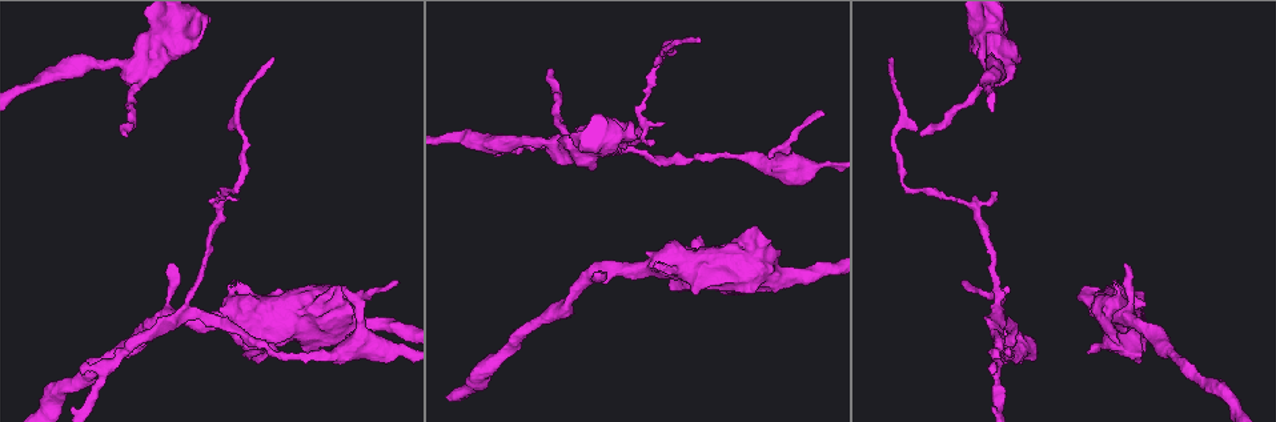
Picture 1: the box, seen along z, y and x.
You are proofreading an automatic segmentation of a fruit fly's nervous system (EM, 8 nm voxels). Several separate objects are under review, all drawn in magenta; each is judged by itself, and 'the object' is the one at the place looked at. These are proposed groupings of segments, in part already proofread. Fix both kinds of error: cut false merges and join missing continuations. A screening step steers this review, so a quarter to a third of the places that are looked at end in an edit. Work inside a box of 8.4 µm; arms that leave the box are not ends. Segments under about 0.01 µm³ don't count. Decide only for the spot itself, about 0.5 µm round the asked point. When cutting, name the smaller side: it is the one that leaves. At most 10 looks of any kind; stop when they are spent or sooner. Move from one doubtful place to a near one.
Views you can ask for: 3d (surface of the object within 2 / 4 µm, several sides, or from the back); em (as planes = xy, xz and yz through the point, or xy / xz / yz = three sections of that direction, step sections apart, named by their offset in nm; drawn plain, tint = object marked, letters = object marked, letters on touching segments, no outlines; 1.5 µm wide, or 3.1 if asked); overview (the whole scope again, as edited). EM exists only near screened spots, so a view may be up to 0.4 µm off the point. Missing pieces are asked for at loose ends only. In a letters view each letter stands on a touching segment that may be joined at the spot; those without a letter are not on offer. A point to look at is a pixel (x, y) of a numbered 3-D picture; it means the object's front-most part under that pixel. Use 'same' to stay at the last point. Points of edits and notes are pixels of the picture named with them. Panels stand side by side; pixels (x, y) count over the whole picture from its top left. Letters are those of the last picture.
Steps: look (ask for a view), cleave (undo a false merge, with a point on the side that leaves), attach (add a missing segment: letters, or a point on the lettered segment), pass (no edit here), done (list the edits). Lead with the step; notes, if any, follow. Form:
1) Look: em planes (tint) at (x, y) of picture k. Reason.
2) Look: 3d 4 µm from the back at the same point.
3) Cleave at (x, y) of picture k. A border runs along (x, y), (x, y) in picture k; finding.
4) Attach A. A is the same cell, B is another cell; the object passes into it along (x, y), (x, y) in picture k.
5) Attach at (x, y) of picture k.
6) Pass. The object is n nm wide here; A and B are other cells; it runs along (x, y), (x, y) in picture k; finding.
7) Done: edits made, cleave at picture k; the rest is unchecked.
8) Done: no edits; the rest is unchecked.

Look: em planes (tint) at (217, 201) of picture 1. Narrows sharply.

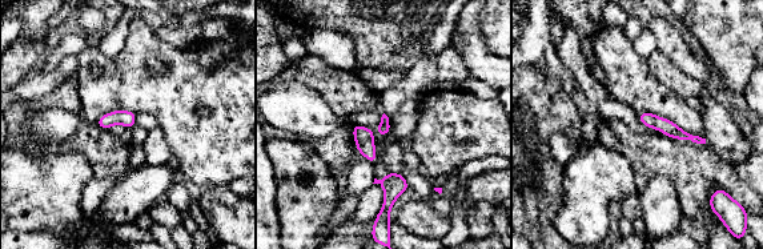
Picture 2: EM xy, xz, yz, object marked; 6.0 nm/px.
Look: em planes (letters) at the same point.

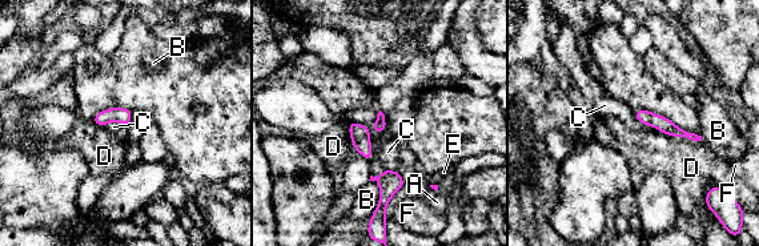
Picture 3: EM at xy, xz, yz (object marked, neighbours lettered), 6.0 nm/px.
Pass. The object is 90 nm wide here; A, B, C, D, E and F are other cells; all the same neuron.

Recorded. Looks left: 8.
Look: em planes (letters) at (1086, 352) of picture 1. Stops while still wide.

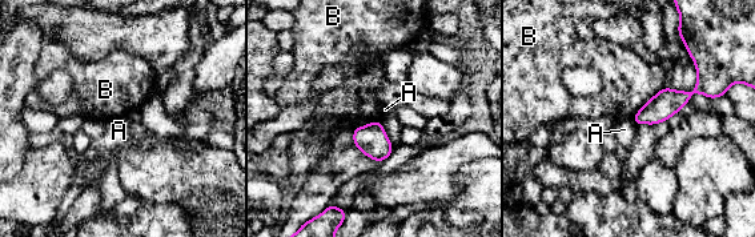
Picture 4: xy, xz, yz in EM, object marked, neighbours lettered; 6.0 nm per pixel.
Pass. A and B are other cells; a border runs along (631, 117), (635, 125) in picture 4; none of them fits.

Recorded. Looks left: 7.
Look: em planes (letters) at (192, 310) of picture 1. Branch point.

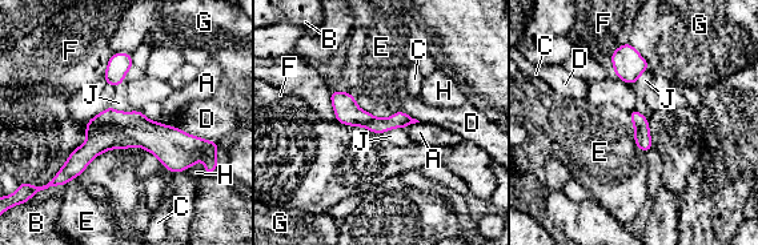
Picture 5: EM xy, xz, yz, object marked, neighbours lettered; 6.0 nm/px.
Pass. The object is 100 nm wide here; A, B, C, D, E, F, G, H and J are other cells; a border runs along (111, 107), (119, 111), (136, 111) in picture 5; one neuron here.

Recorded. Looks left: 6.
Look: 3d 2 µm at (989, 369) of picture 1. Free end.

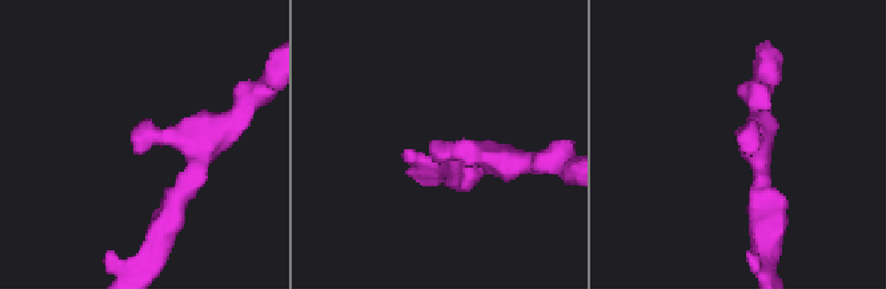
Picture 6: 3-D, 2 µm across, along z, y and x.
Look: em planes (letters) at (437, 142) of picture 6. The arms are 180, 200 nm wide.

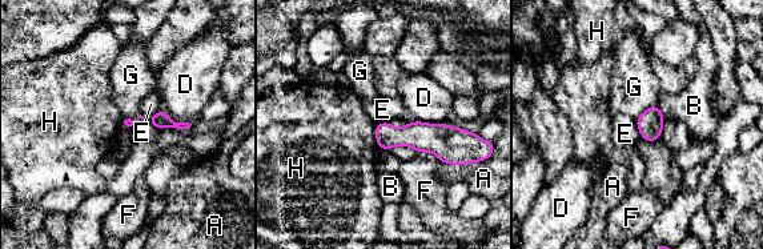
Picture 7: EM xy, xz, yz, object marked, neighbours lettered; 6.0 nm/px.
Pass. A, B, D, E, F, G and H are other cells; no lettered segment goes on from it.

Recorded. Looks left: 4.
Done: no edits; the rest is unchecked.

